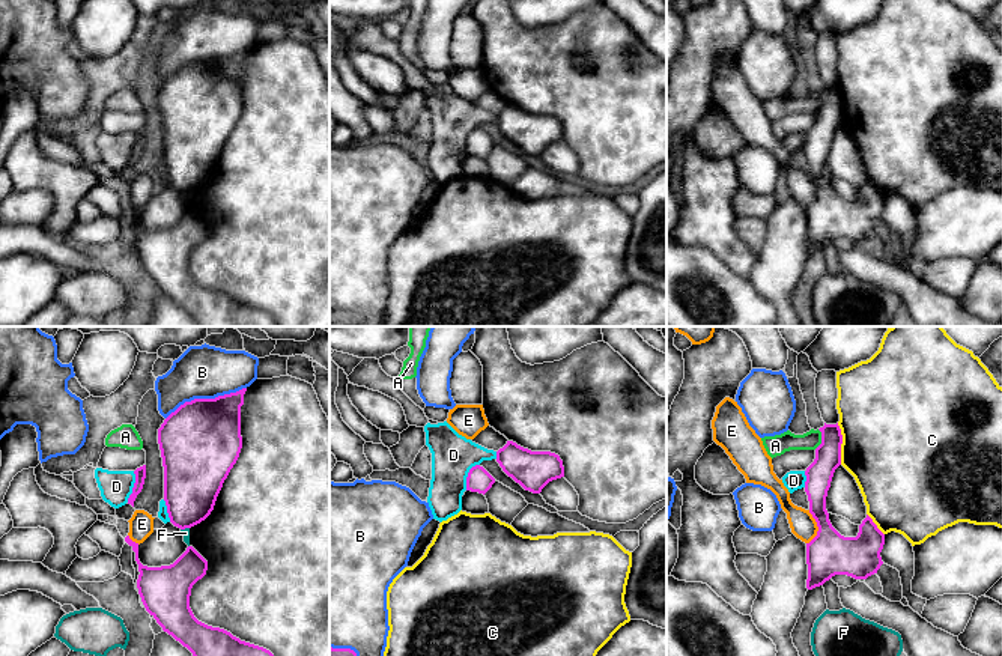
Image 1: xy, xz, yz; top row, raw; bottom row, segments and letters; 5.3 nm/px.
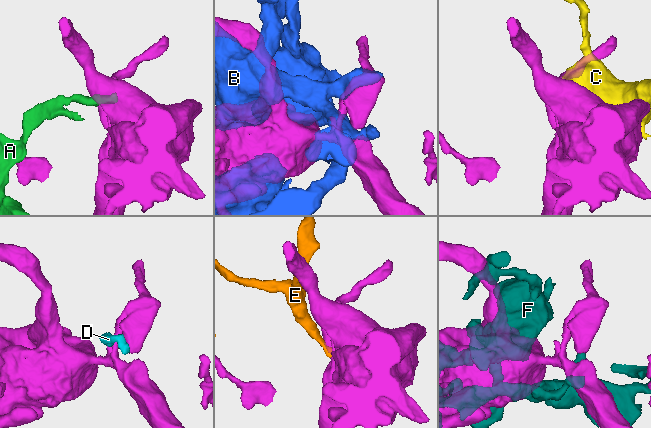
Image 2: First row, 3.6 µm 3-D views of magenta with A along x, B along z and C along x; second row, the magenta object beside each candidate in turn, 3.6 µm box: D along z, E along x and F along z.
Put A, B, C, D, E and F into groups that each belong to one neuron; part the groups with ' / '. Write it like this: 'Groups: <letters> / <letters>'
Groups: A D / B / C / E / F

